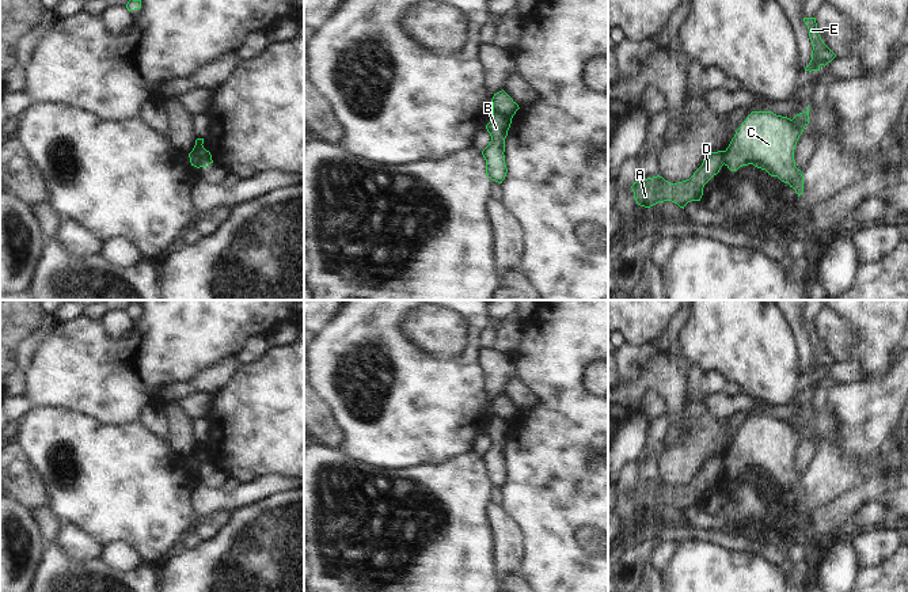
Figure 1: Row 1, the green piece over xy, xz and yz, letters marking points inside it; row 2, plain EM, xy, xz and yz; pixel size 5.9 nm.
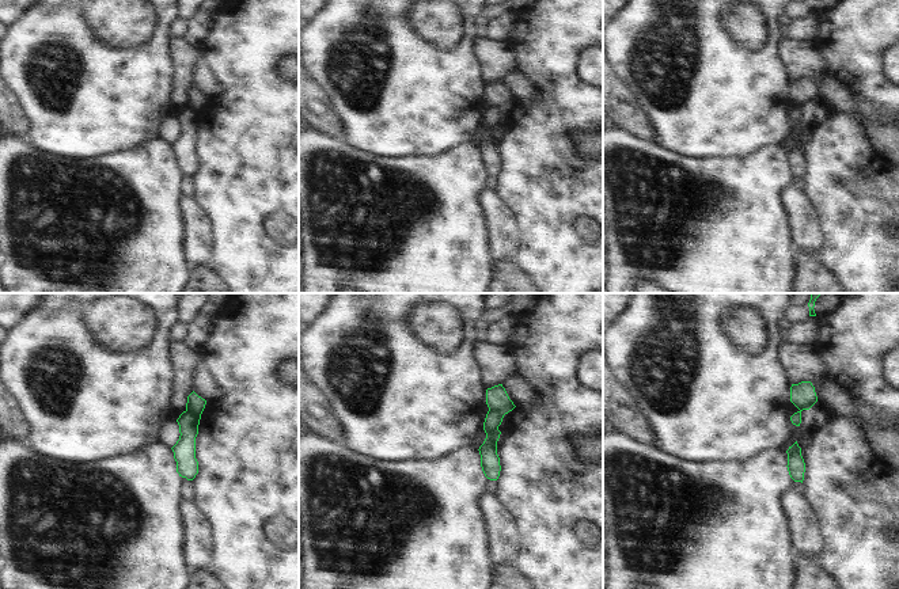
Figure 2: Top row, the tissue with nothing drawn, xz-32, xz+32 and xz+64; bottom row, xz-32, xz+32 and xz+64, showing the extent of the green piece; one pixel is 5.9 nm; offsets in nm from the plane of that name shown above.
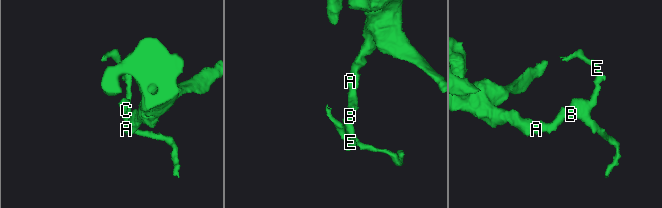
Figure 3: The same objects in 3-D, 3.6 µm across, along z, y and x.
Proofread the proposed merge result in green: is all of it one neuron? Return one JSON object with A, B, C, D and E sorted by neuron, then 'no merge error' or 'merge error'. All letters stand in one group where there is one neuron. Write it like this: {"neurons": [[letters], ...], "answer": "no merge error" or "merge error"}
{"neurons": [["A", "D"], ["B", "C", "E"]], "answer": "merge error"}

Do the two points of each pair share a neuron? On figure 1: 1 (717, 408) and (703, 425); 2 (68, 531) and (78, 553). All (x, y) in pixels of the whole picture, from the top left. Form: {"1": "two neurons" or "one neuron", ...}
{"1": "two neurons", "2": "one neuron"}

